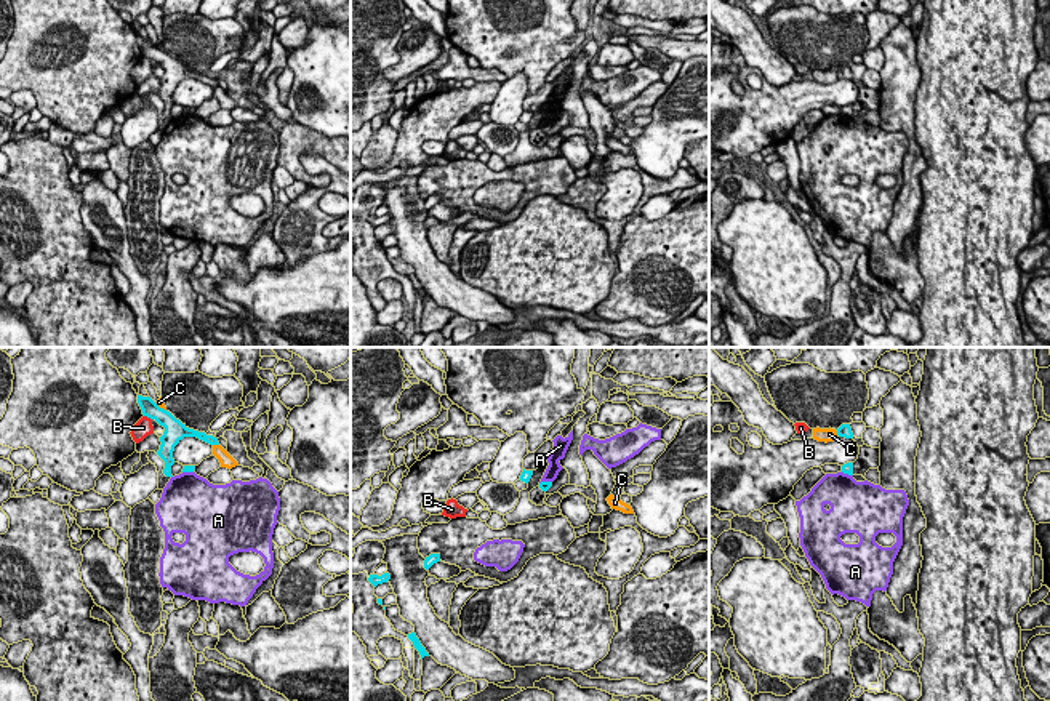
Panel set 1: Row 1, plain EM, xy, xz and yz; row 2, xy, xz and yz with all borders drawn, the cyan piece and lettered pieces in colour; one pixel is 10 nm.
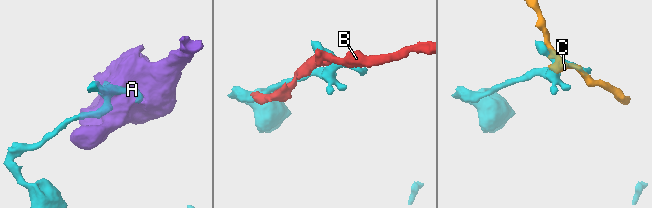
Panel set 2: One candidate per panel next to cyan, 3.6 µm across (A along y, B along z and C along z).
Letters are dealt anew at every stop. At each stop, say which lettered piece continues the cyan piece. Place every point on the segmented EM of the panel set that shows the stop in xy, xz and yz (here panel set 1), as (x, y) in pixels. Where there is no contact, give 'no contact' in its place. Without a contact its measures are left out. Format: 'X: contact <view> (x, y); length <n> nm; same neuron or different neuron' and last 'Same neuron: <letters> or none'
A: contact xz (545, 482); length 130 nm; different neuron
B: contact xy (148, 416); length 100 nm; different neuron
C: contact xy (216, 444); length 70 nm; different neuron
Same neuron: none

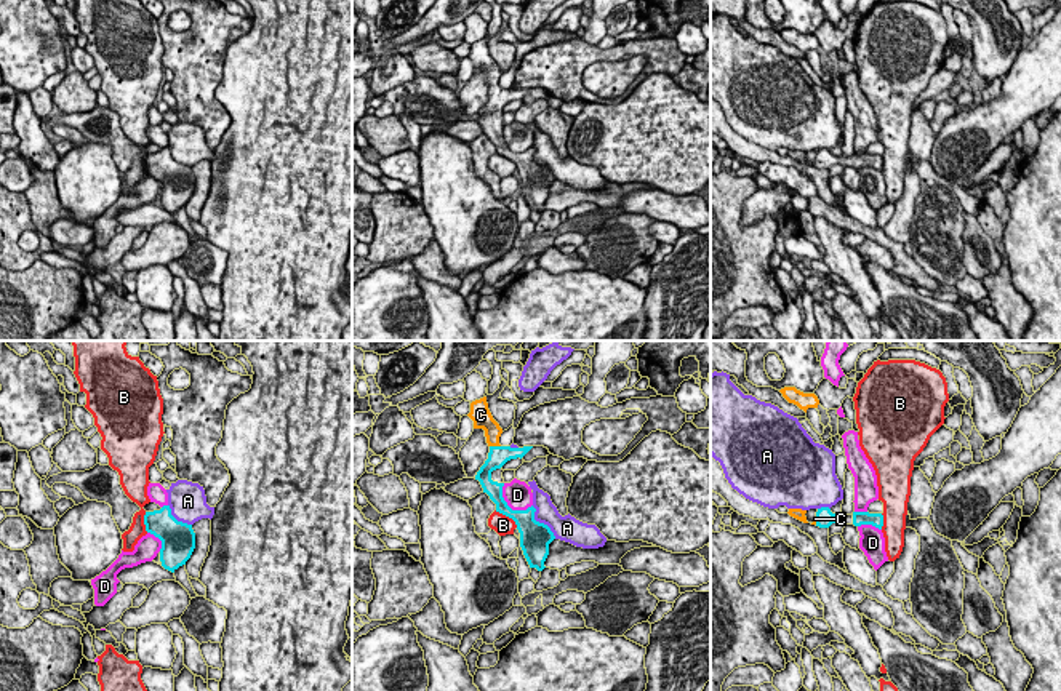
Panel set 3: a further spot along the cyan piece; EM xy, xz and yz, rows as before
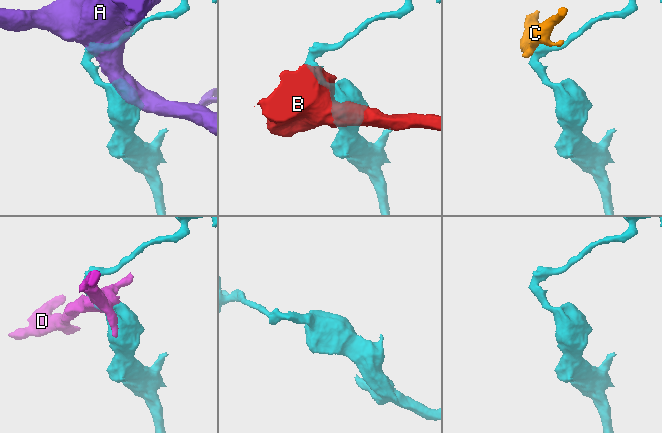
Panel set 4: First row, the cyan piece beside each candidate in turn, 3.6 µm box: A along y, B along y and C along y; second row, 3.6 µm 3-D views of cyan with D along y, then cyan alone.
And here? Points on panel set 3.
A: contact xz (541, 523); length 420 nm; different neuron
B: contact xz (508, 515); length 300 nm; different neuron
C: contact xz (495, 447); length 110 nm; same neuron
D: contact xz (508, 506); length 380 nm; different neuron
Same neuron: C

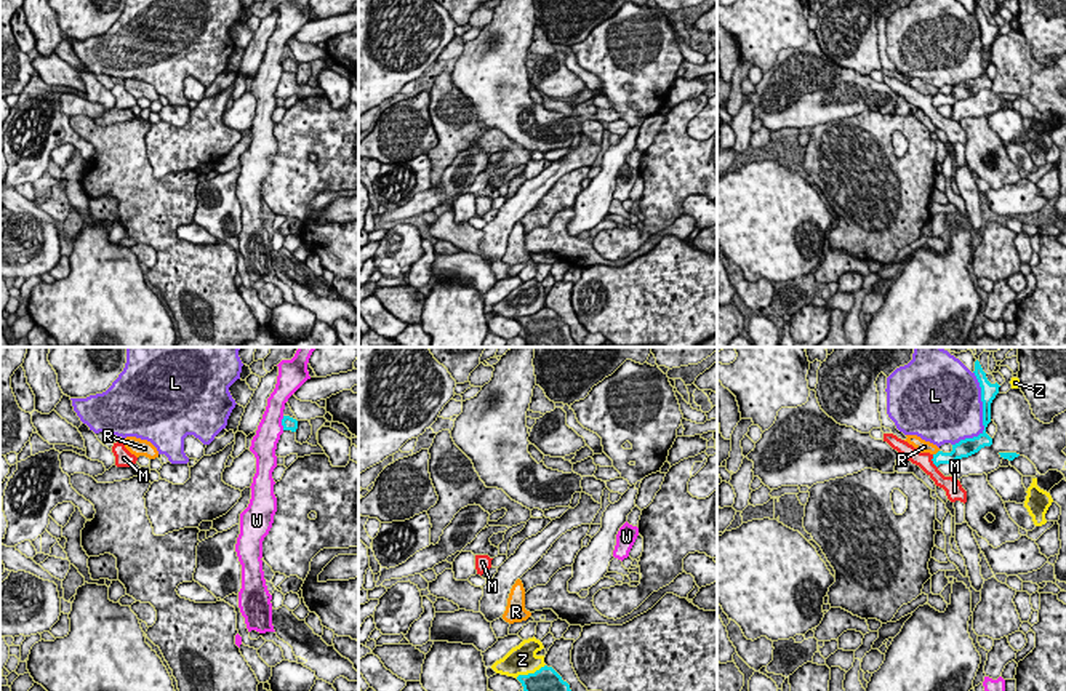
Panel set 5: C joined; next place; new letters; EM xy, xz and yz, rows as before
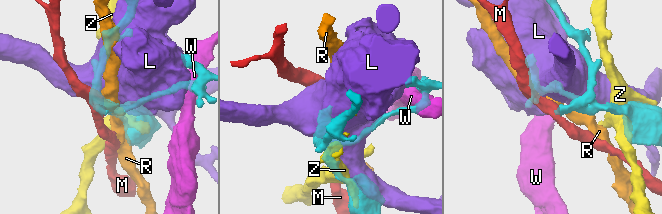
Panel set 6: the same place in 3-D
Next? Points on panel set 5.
L: contact yz (983, 416); length 800 nm; different neuron
M: contact yz (932, 459); length 150 nm; different neuron
R: contact yz (937, 453); length 80 nm; different neuron
W: contact xy (282, 423); length 140 nm; different neuron
Z: contact xz (530, 674); length 340 nm; different neuron
Same neuron: none

